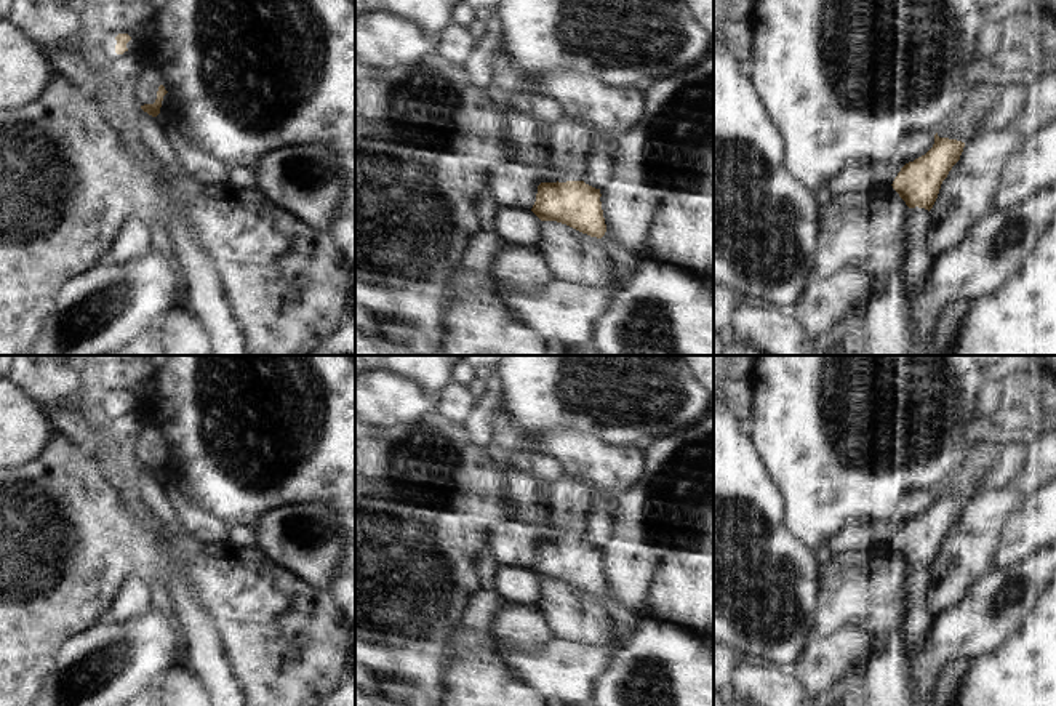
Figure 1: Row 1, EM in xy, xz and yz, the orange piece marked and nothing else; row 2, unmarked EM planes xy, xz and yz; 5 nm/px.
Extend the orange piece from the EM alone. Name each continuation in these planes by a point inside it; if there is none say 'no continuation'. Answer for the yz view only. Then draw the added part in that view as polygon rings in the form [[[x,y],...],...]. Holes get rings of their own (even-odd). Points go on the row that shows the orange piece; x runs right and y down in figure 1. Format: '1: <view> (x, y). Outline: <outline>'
1: yz (852, 178). Outline: [[[874,163],[870,166],[848,166],[842,170],[830,183],[829,191],[834,197],[853,191],[867,191],[874,184],[893,184],[901,170],[890,163]]]

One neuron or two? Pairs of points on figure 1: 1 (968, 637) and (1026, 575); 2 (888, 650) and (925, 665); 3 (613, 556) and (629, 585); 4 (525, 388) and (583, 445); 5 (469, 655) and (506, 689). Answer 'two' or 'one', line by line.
1: one
2: two
3: one
4: two
5: one

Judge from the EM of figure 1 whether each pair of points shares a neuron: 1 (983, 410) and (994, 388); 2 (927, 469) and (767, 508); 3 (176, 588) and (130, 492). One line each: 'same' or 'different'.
1: same
2: different
3: same

